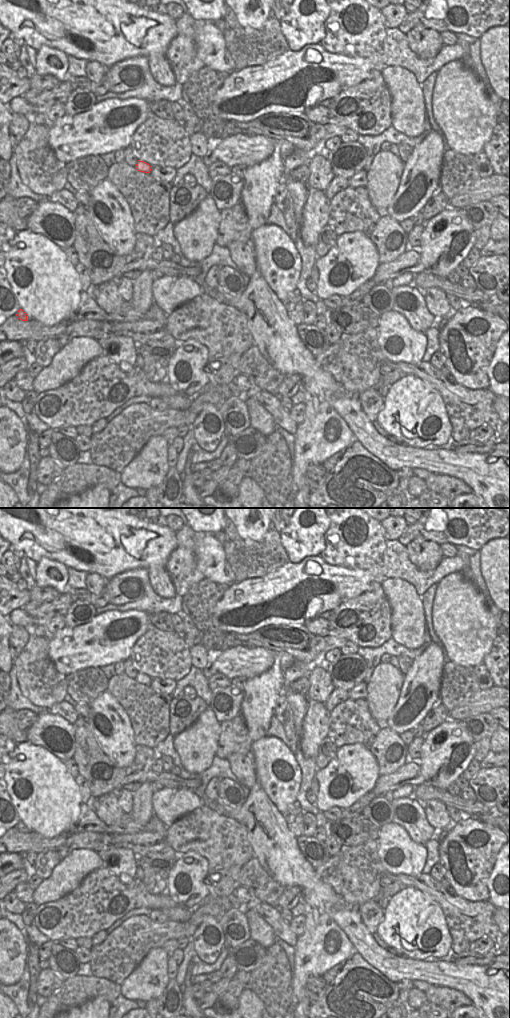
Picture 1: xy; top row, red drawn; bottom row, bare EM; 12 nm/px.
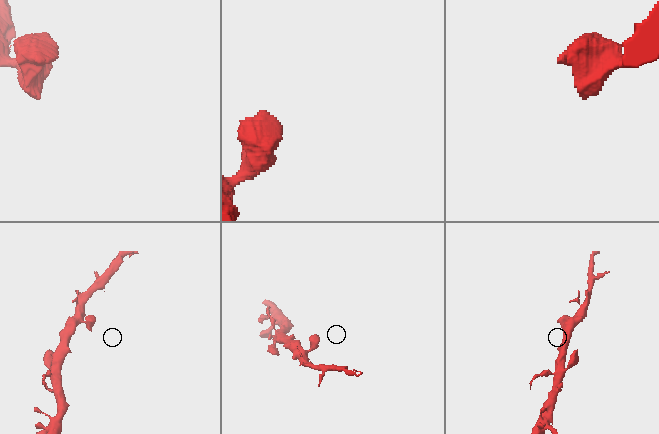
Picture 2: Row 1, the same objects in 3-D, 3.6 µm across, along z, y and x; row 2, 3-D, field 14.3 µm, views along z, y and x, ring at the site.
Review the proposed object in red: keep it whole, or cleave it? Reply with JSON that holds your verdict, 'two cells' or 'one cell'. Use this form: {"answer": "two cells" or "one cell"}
{"answer": "two cells"}

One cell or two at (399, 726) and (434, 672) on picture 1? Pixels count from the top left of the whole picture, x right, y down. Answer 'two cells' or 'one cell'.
one cell

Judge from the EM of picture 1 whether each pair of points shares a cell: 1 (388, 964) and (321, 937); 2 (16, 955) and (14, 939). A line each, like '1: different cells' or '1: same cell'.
1: different cells
2: same cell

